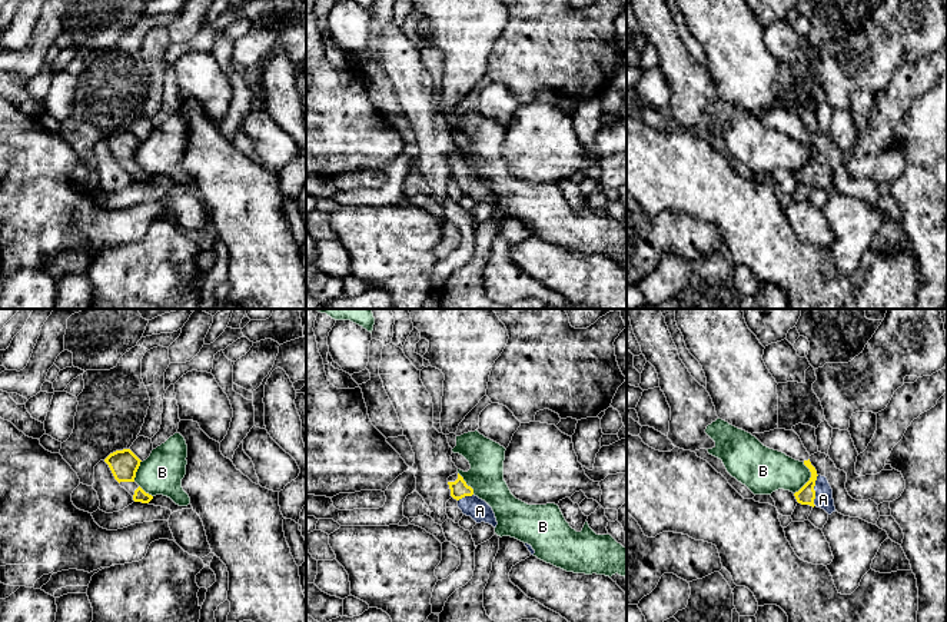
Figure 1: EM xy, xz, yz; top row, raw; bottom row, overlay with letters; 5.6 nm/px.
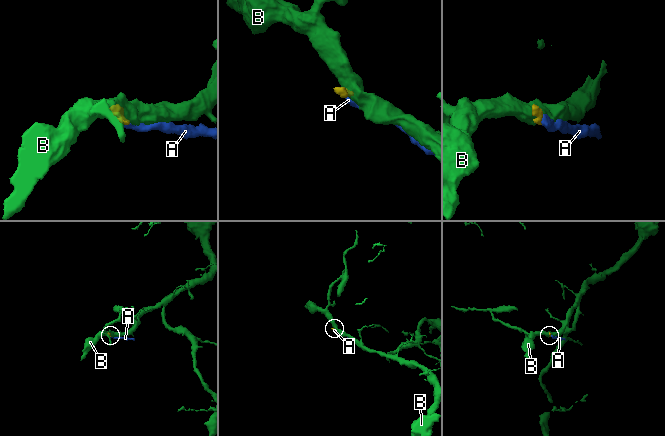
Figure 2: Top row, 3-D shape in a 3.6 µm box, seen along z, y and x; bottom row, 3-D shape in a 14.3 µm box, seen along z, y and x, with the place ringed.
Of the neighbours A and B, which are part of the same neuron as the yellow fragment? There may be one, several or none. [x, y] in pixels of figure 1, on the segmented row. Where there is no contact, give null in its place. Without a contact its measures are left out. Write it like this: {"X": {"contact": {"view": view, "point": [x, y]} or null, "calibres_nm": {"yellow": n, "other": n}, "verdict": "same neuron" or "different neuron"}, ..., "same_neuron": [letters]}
{"A": {"contact": {"view": "yz", "point": [814, 491]}, "calibres_nm": {"yellow": 100, "other": 100}, "verdict": "same neuron"}, "B": {"contact": {"view": "yz", "point": [810, 478]}, "calibres_nm": {"yellow": 100, "other": 240}, "verdict": "different neuron"}, "same_neuron": ["A"]}

